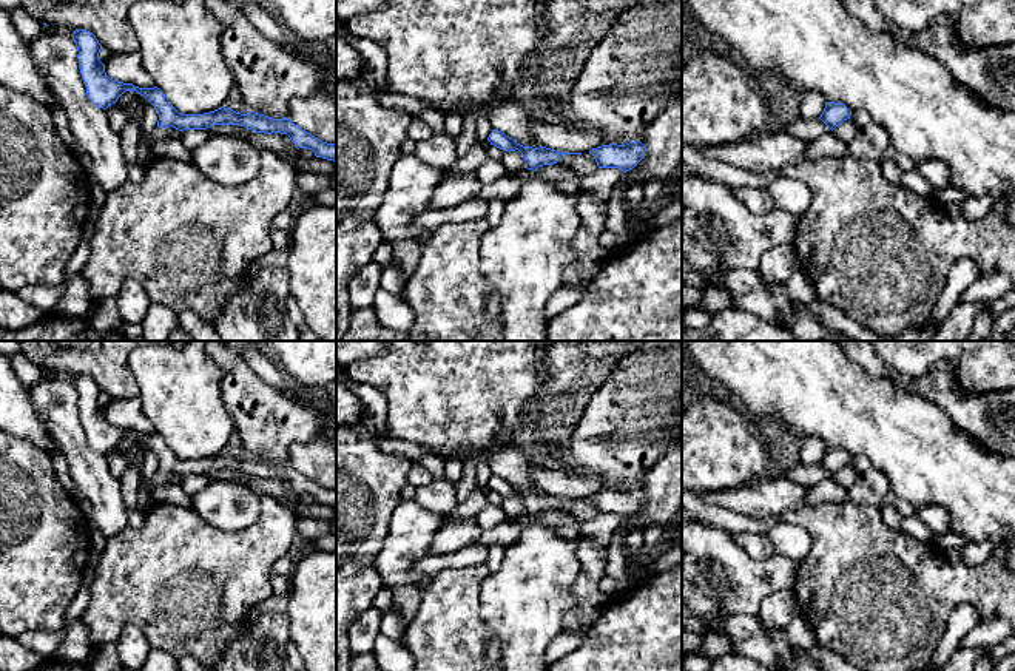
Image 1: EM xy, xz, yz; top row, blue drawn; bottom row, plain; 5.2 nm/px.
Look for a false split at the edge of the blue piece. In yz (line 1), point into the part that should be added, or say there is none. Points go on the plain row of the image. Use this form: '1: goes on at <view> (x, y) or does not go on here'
1: does not go on here

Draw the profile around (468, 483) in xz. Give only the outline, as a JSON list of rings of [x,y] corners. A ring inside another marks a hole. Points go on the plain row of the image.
[[[464,463],[461,478],[455,483],[458,501],[464,501],[478,486],[477,469],[474,463]]]

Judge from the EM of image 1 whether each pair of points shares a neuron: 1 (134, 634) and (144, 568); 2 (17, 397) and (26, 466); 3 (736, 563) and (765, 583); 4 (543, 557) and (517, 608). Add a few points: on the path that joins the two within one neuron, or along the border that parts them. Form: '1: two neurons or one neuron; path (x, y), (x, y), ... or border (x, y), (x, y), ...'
1: two neurons; border (116, 640), (127, 625), (134, 623), (151, 647)
2: two neurons; border (16, 435), (30, 440), (50, 455)
3: one neuron; path (744, 571), (751, 579), (758, 579)
4: one neuron; path (539, 569), (539, 577), (528, 596)

